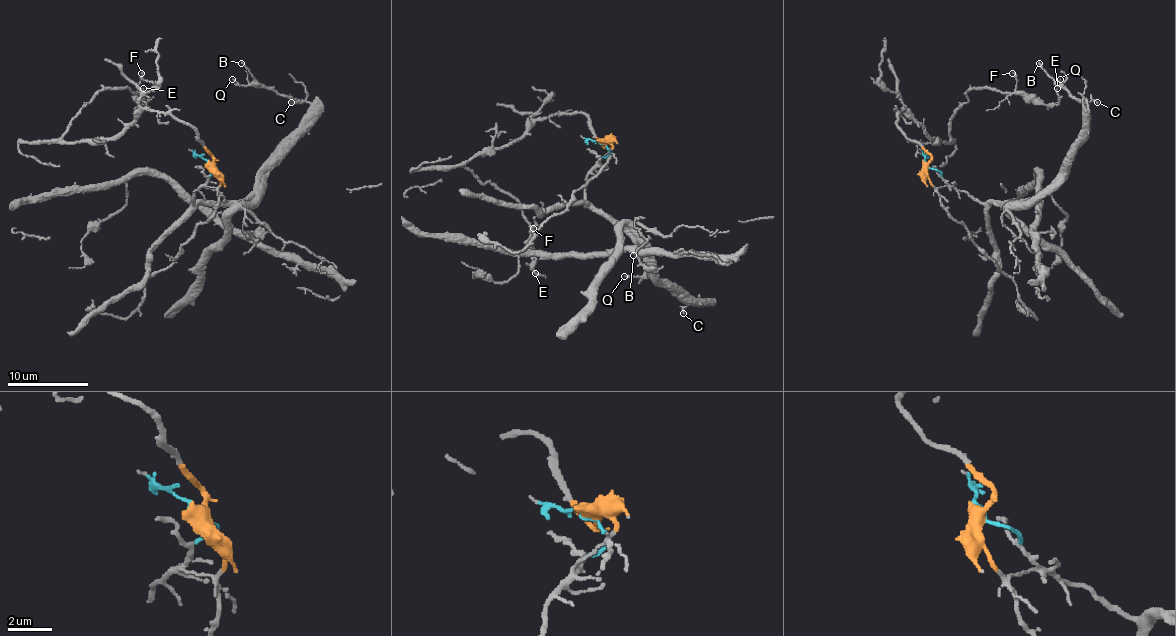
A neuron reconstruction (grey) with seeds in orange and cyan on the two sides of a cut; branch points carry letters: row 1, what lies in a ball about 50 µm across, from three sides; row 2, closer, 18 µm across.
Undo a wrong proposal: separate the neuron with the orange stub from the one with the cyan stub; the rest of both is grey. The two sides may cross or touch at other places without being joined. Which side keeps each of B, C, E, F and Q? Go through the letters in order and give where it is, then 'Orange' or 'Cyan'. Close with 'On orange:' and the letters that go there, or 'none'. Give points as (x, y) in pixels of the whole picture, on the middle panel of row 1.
B: Place: (633, 255). Cyan
C: Place: (683, 313). Cyan
E: Place: (535, 273). Orange
F: Place: (533, 228). Orange
Q: Place: (624, 276). Cyan
On orange: E, F

